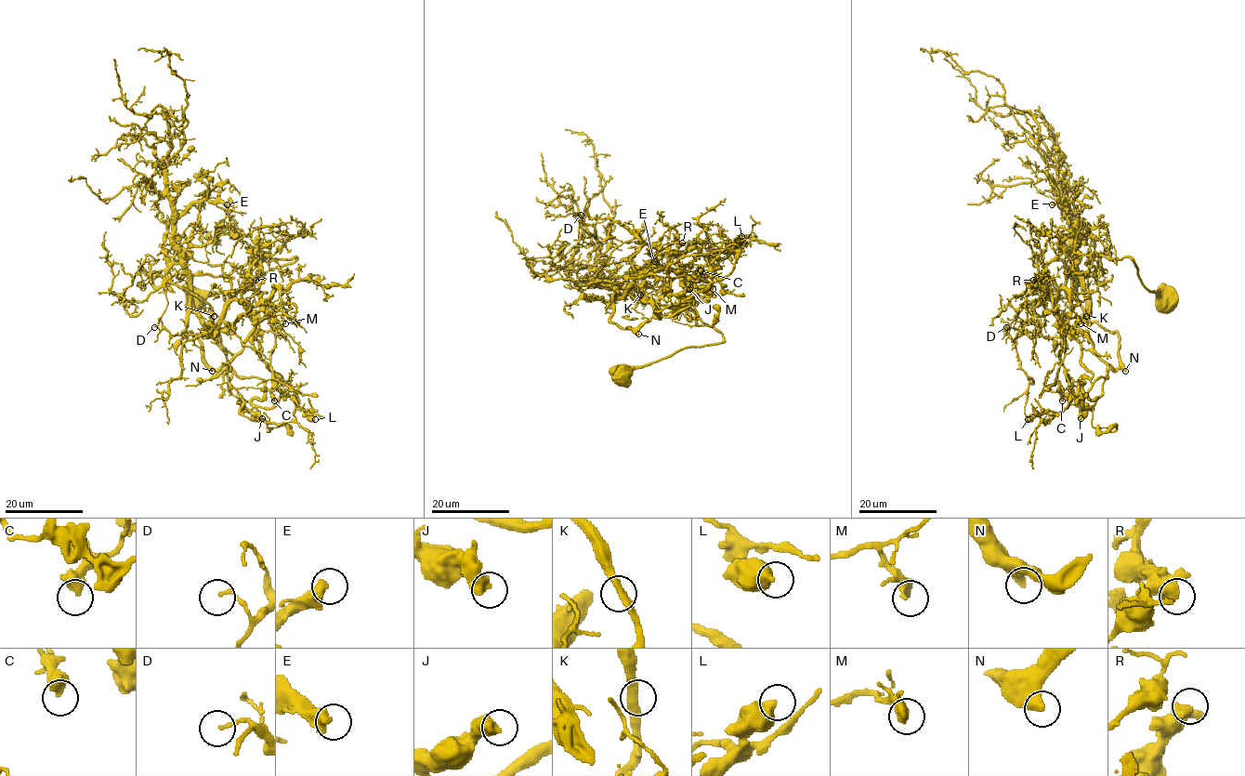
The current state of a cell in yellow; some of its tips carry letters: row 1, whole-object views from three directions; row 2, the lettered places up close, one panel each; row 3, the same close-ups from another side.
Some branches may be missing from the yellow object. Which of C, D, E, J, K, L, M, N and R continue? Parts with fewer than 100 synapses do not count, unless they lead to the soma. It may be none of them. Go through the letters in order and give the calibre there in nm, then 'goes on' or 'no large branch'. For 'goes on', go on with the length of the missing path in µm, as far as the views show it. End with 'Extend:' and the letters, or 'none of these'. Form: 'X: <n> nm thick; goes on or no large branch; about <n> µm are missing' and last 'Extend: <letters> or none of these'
C: 500 nm thick; no large branch
D: 110 nm thick; no large branch
E: 550 nm thick; goes on; about 25 µm are missing
J: 550 nm thick; no large branch
K: 320 nm thick; no large branch
L: 550 nm thick; no large branch
M: 360 nm thick; no large branch
N: 480 nm thick; no large branch
R: 400 nm thick; no large branch
Extend: E

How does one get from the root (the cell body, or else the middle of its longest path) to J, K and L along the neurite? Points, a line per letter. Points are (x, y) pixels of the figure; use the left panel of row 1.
J: (193, 298), (240, 291), (295, 256), (259, 253), (255, 290), (264, 318), (227, 368), (243, 405), (262, 418)
K: (193, 298), (240, 291), (295, 256), (257, 256), (226, 275), (176, 274), (172, 281), (204, 300), (214, 316)
L: (193, 298), (240, 291), (295, 256), (259, 253), (255, 290), (275, 335), (273, 375), (315, 419)

